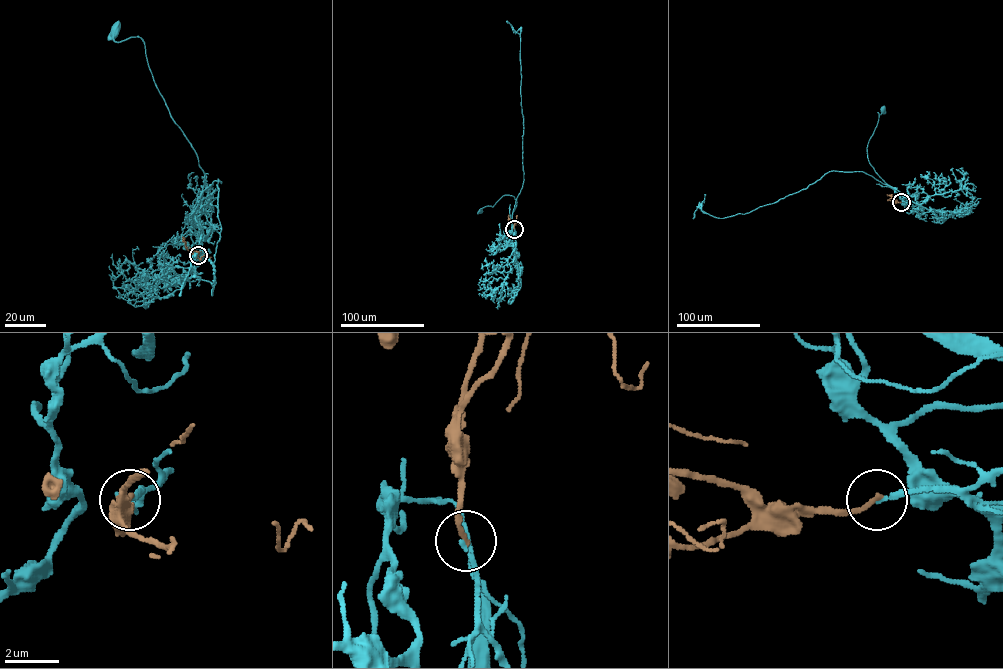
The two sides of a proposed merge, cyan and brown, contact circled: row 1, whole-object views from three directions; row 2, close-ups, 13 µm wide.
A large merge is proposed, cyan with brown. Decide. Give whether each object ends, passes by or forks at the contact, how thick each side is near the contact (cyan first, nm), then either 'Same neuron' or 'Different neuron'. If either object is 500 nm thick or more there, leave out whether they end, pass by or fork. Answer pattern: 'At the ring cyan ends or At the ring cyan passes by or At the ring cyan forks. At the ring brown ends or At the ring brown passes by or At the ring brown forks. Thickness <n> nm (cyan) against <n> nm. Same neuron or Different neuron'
At the ring cyan ends. At the ring brown ends. Thickness 170 nm (cyan) against 170 nm. Same neuron

